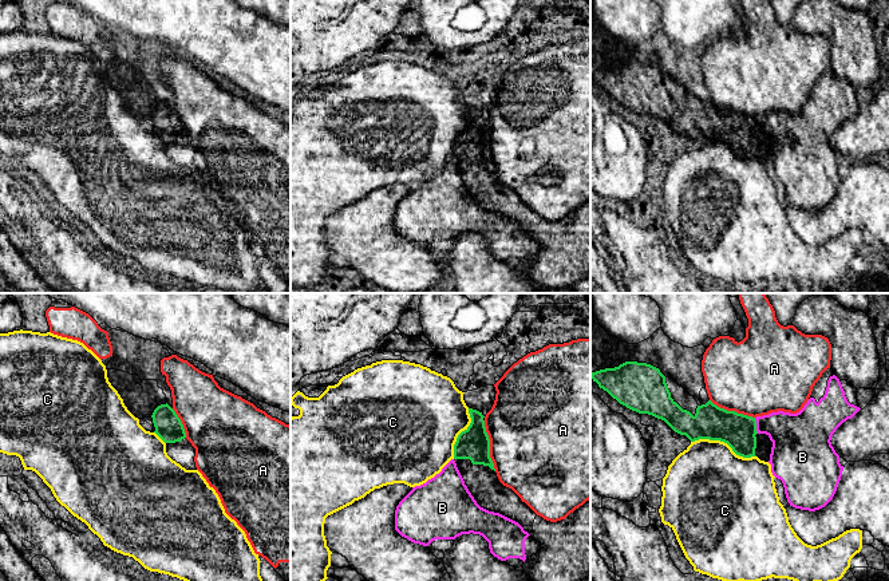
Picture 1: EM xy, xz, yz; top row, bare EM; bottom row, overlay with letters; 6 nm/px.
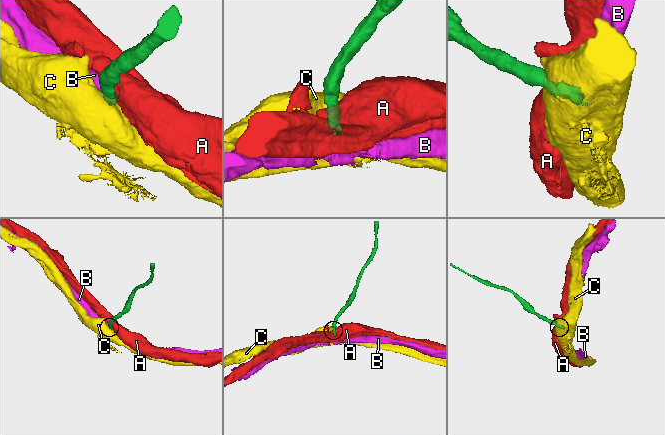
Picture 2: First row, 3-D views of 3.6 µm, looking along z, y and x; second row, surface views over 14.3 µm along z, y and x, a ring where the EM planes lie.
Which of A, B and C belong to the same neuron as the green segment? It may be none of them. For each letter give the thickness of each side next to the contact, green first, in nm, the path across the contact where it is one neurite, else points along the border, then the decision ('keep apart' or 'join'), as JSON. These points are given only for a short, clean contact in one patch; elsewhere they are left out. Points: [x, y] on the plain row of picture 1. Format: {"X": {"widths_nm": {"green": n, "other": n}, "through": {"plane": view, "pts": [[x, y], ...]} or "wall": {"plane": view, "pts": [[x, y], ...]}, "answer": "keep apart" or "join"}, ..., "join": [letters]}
{"A": {"widths_nm": {"green": 190, "other": 500}, "wall": {"plane": "xz", "pts": [[483, 121], [490, 141], [490, 159], [496, 170]]}, "answer": "keep apart"}, "B": {"widths_nm": {"green": 200, "other": 280}, "answer": "keep apart"}, "C": {"widths_nm": {"green": 200, "other": 460}, "wall": {"plane": "yz", "pts": [[691, 141], [719, 139], [739, 155], [755, 157]]}, "answer": "keep apart"}, "join": []}

